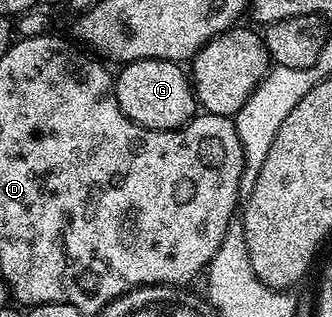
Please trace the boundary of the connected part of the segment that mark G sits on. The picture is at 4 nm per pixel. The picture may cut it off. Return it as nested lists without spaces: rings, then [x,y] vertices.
[[[135,60],[122,65],[115,76],[115,97],[133,122],[158,132],[182,128],[196,115],[197,101],[188,73],[174,60]]]

